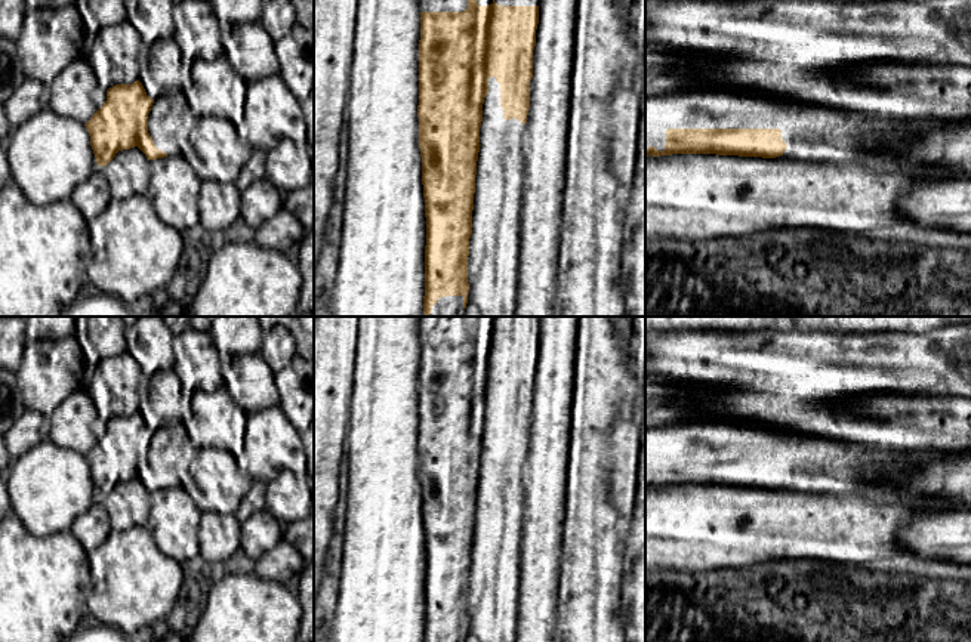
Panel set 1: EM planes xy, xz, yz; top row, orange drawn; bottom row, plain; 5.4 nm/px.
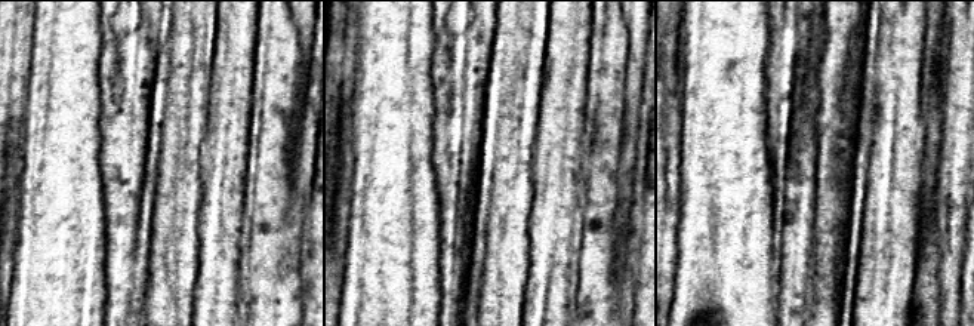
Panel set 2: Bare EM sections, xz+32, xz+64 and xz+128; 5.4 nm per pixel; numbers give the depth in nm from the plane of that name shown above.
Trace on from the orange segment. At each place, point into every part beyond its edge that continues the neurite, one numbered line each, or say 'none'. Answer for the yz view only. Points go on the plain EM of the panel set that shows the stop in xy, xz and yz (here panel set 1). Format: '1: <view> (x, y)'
none

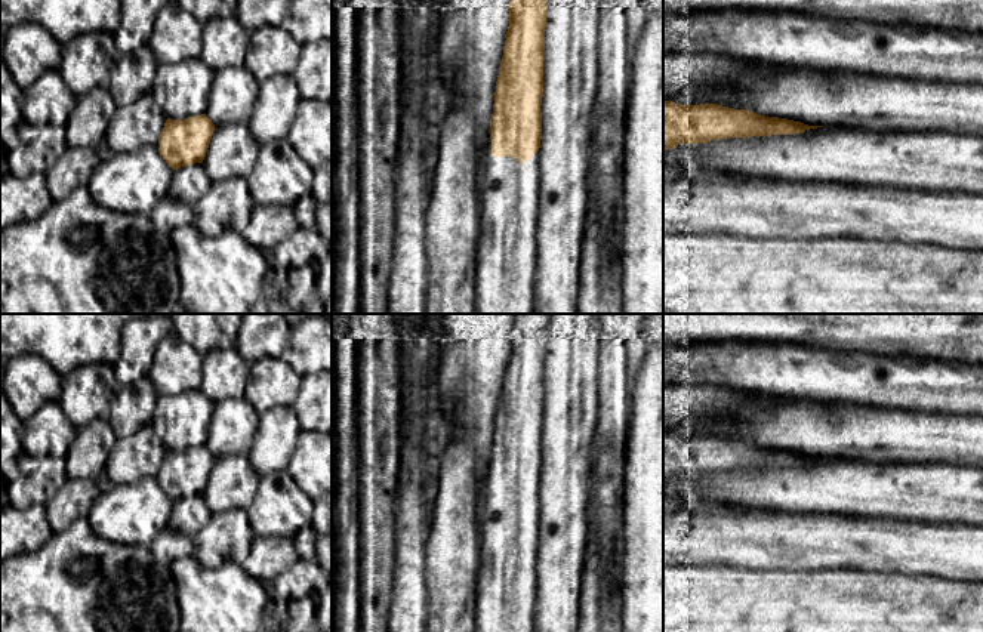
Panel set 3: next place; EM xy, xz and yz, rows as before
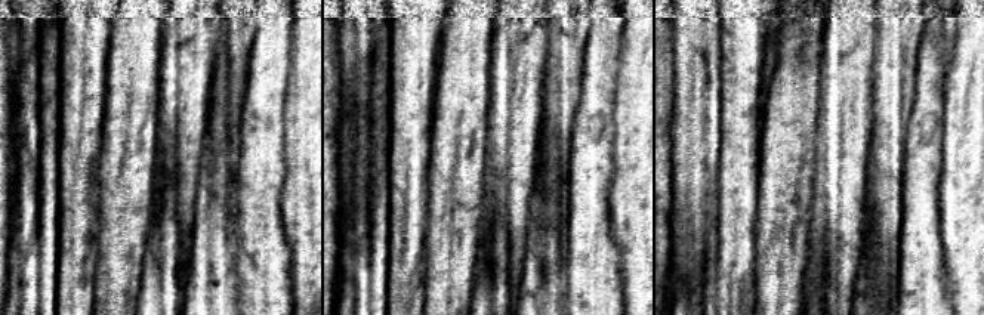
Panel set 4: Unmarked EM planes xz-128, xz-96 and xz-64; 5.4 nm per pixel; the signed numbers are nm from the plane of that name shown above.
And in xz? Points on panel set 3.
1: xz (507, 580)

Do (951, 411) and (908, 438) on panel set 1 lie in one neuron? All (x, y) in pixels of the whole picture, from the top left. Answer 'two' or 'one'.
one

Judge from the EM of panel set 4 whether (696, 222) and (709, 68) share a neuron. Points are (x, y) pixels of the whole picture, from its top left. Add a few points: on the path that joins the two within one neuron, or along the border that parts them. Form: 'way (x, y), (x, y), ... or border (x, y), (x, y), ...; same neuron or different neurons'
way (696, 184), (697, 107); same neuron

